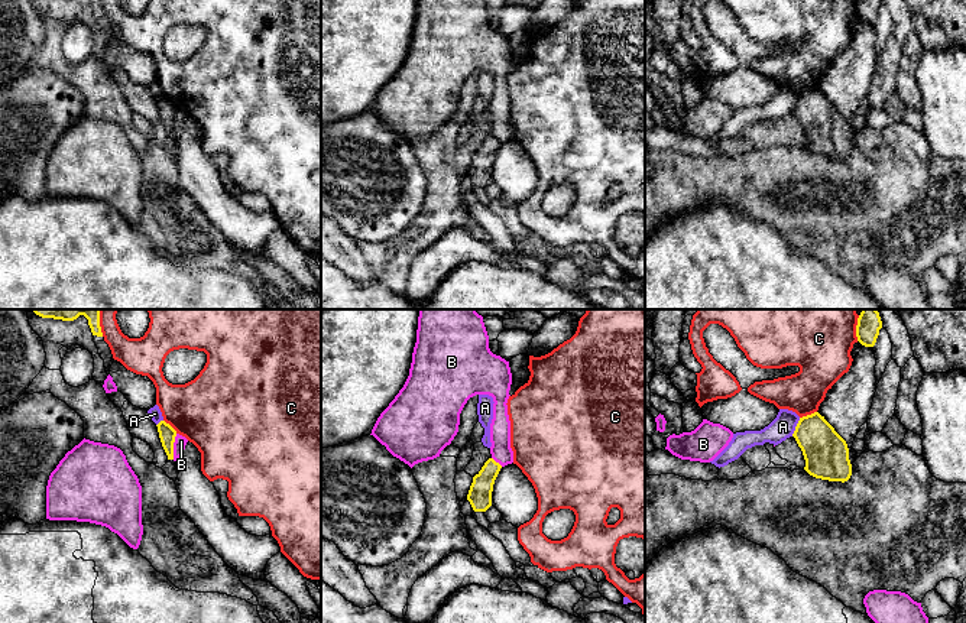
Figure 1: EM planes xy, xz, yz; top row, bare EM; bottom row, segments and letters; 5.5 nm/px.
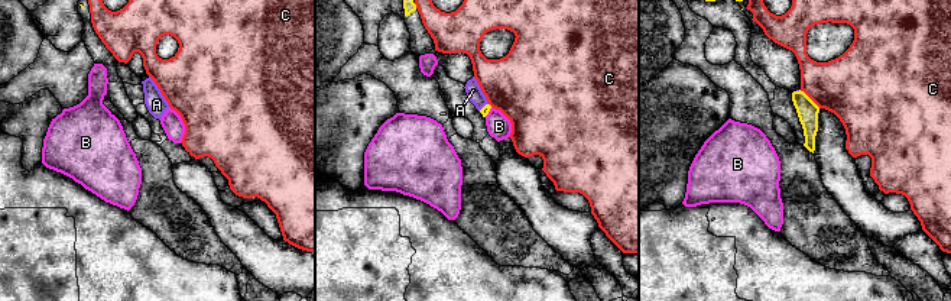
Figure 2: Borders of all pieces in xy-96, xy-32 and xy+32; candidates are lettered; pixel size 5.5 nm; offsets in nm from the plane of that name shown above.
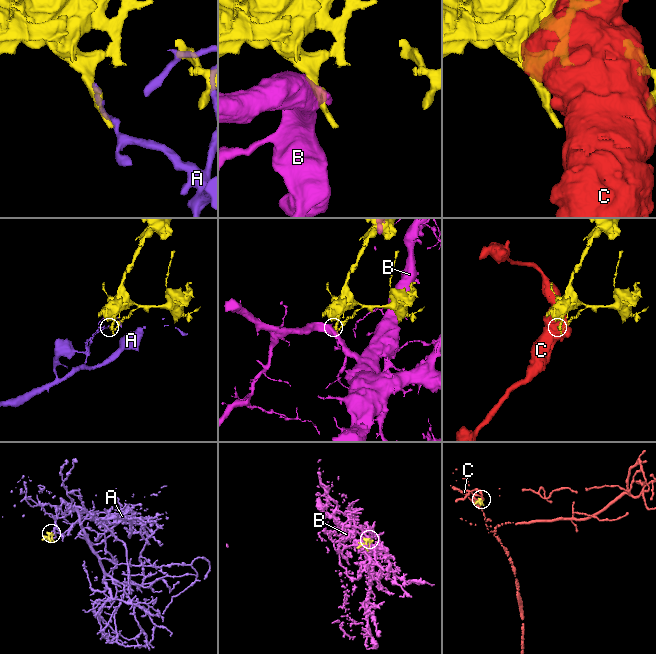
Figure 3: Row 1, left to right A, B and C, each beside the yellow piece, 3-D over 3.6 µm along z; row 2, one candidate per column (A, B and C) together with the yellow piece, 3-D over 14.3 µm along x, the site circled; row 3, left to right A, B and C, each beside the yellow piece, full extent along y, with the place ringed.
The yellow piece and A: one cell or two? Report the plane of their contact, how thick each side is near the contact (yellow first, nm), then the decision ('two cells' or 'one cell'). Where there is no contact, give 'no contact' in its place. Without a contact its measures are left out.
yz | 240/140 nm | two cells

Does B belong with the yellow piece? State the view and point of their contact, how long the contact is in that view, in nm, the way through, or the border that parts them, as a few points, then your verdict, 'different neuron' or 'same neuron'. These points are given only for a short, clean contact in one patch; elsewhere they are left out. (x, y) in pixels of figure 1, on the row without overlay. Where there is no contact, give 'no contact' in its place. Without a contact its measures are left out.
contact xy (172, 123); length 150 nm; border xy (177, 110), (172, 135); different neuron

